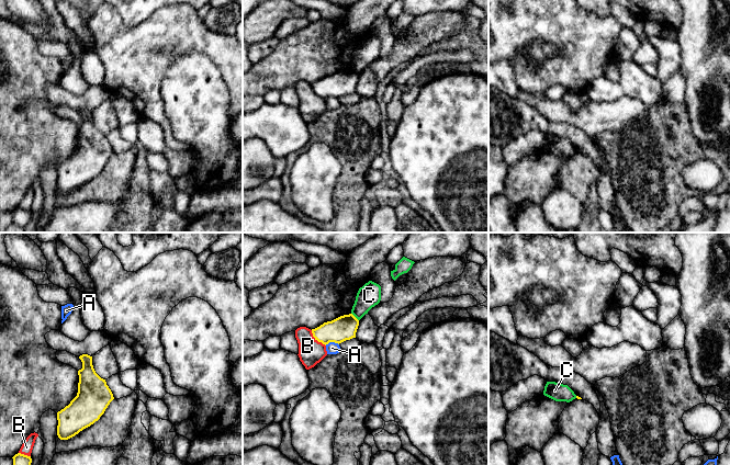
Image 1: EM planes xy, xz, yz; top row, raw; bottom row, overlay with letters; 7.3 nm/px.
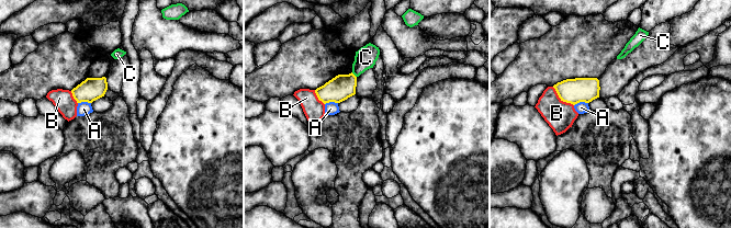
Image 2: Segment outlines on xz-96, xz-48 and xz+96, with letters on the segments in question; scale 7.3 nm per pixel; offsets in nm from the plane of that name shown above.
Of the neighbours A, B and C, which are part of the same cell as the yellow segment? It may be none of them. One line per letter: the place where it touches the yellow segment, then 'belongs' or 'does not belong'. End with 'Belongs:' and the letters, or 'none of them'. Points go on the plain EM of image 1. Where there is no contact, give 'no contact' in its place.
A: xz (332, 95) | does not belong
B: xz (316, 93) | does not belong
C: xz (355, 71) | does not belong
Belongs: none of them

